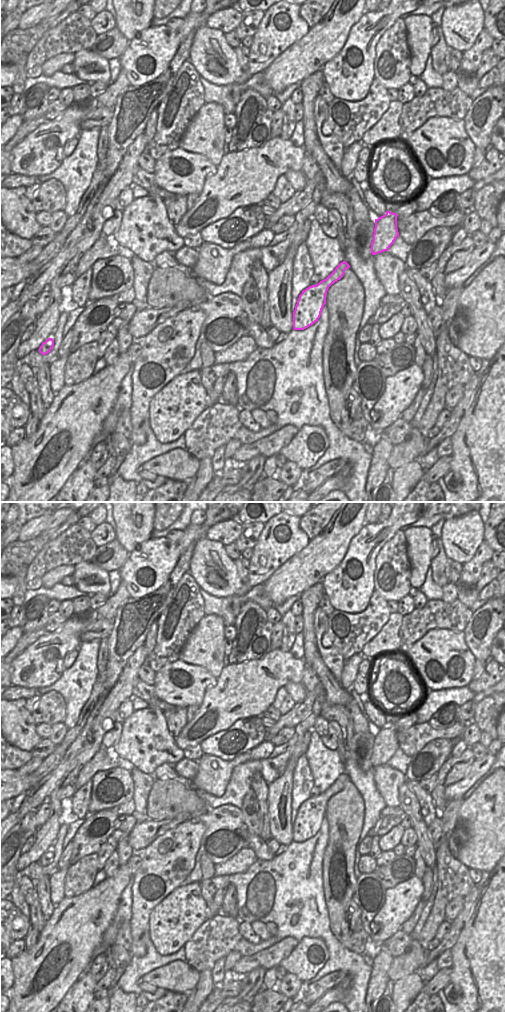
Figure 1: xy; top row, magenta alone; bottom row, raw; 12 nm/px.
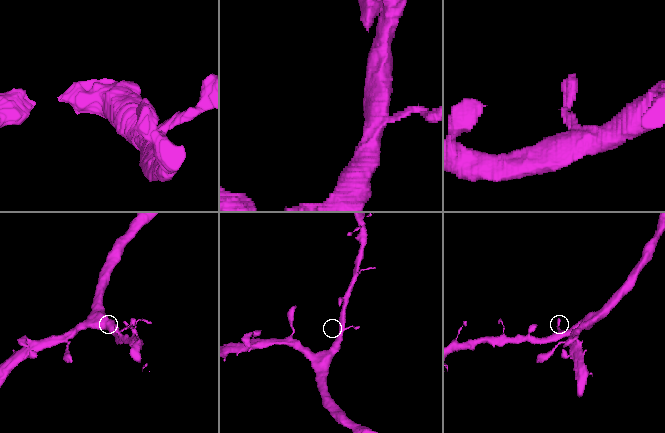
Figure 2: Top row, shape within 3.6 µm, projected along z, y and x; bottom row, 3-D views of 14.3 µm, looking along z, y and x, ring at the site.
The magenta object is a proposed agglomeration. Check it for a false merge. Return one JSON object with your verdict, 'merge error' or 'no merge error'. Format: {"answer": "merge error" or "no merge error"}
{"answer": "no merge error"}

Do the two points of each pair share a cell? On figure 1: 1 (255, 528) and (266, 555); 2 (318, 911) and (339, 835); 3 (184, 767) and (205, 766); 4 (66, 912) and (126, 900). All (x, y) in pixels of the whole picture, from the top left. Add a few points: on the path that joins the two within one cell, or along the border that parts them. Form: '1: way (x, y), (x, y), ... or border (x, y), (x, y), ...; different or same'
1: border (264, 524), (258, 541), (251, 548); different
2: border (321, 871), (322, 893), (329, 917); different
3: border (198, 762), (198, 771), (191, 781); different
4: border (130, 880), (121, 894), (118, 909), (110, 923); different

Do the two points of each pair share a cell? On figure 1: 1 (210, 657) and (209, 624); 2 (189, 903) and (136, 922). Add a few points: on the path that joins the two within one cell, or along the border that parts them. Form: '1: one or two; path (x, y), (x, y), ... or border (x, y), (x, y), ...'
1: one; path (209, 649), (209, 632)
2: two; border (162, 898), (151, 911), (149, 925), (146, 929)

